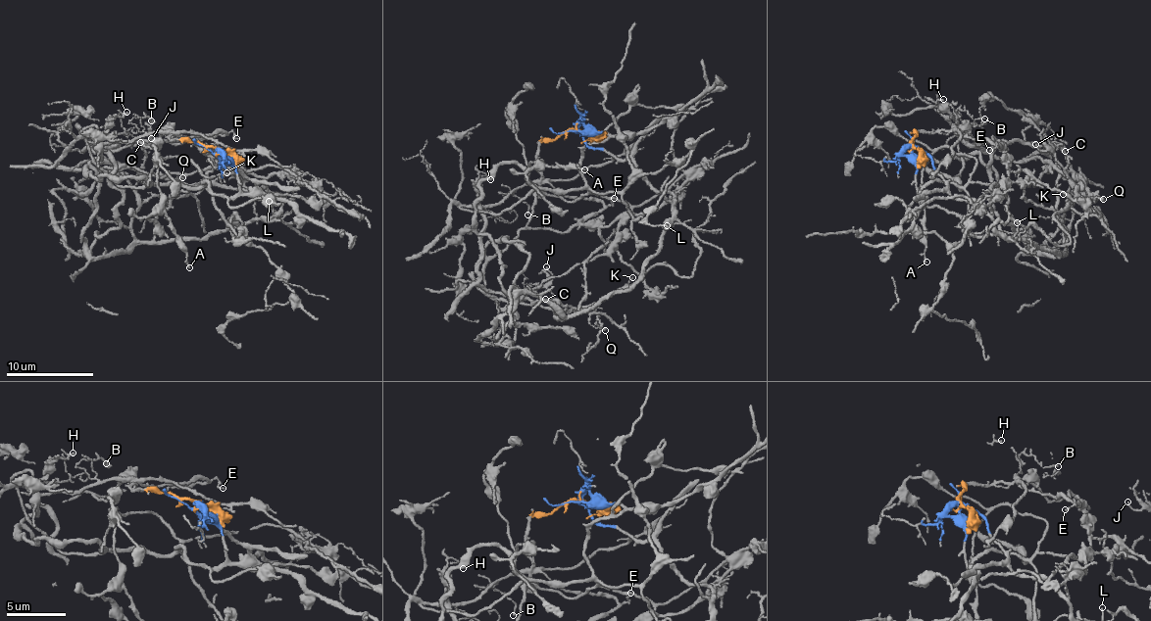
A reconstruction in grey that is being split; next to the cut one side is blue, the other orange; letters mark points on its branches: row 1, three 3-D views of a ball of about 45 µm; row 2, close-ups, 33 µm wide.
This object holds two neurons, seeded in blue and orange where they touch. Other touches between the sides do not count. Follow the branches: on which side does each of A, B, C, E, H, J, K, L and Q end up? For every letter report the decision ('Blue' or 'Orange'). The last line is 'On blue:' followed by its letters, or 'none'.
A: Blue
B: Orange
C: Orange
E: Orange
H: Orange
J: Orange
K: Orange
L: Blue
Q: Orange
On blue: A, L

